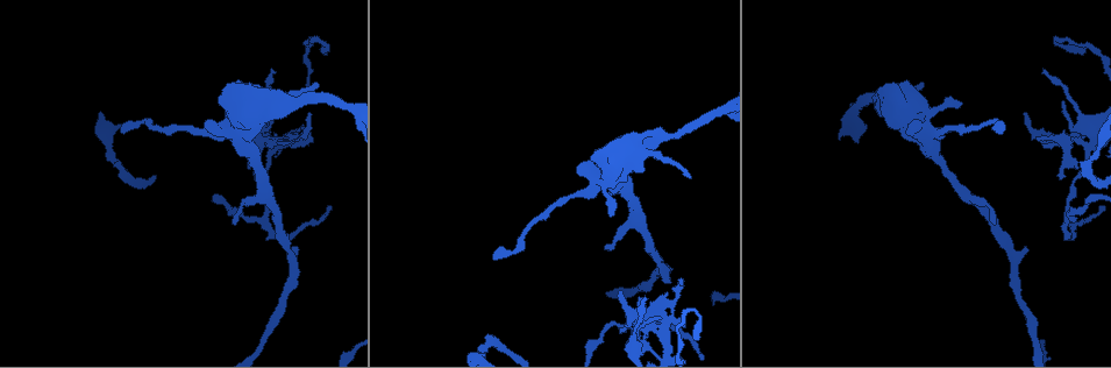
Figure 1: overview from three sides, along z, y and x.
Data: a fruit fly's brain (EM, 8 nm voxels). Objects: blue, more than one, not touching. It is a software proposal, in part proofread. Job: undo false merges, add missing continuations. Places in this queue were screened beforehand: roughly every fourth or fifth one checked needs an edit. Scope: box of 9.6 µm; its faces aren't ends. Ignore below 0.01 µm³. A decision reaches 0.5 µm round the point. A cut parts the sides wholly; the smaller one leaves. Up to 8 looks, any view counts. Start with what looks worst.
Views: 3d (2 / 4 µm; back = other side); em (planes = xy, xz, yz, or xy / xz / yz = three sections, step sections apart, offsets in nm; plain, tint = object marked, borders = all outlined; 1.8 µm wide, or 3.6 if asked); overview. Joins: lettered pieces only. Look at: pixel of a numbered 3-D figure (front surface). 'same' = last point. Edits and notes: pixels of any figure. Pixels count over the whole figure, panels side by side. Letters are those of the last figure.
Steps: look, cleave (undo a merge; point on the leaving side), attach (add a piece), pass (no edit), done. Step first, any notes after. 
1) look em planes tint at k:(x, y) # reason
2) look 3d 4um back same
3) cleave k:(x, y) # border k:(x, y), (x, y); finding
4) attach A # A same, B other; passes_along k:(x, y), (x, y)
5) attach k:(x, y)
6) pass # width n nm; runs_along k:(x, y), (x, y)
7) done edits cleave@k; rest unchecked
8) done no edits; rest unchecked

look em 3.6um planes plain at 1:(1065, 214) # three-way junction

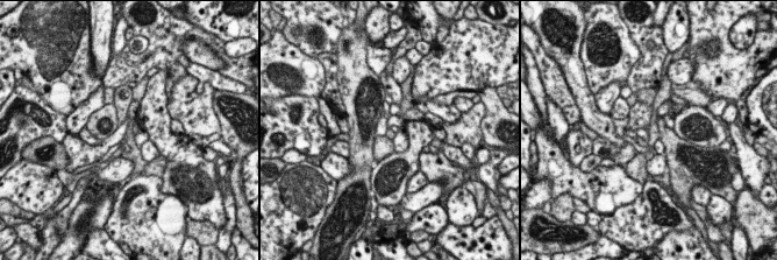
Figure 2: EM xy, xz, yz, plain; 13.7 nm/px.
look em 3.6um planes borders same # see the neighbours

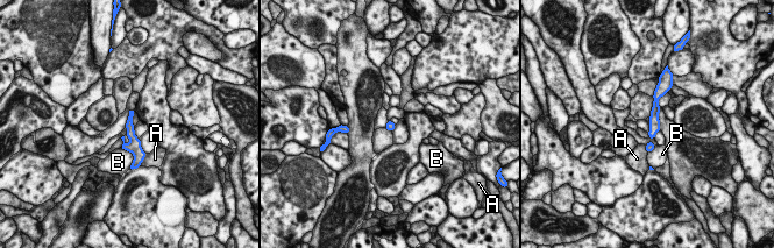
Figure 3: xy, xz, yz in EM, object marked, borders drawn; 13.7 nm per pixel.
pass # width 100 nm; A other, B other; runs_along 3:(661, 91), (655, 99), (652, 134); all the same cell

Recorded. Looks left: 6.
look 3d 2um at 1:(924, 86) # thin end

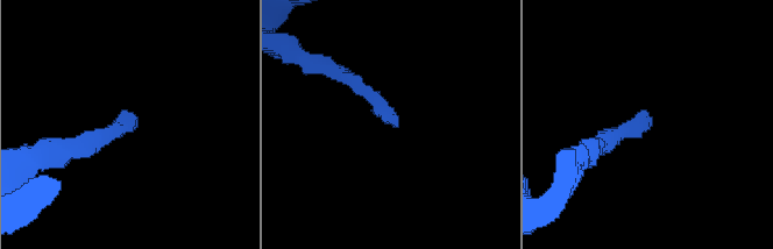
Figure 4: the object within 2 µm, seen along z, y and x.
look em planes borders at 4:(138, 119)

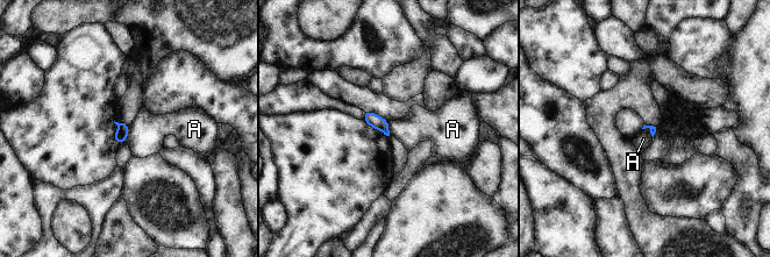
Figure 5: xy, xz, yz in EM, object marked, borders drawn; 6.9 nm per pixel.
pass # longest_contact A 120 nm; A other; border 5:(129, 126), (125, 141); none of them fits

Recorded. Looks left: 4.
look em planes borders at 1:(310, 142) # an open end

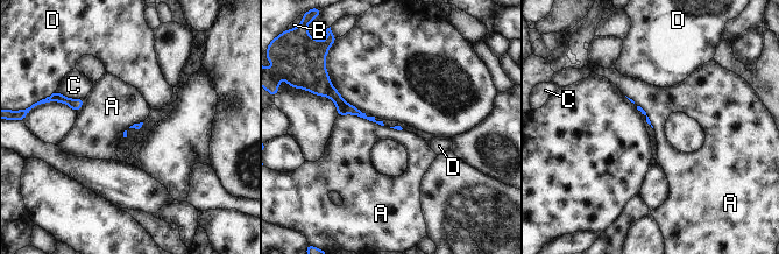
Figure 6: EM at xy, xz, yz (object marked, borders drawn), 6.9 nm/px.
pass # A other, B other, C other, D other; border 6:(337, 115), (355, 114), (383, 126); none of them fits

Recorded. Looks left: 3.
done no edits; rest unchecked

